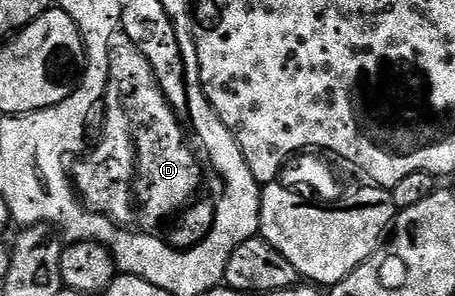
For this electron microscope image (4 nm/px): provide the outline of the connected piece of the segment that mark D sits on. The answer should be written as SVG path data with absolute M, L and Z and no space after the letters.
M116 31L113 35L111 35L111 39L109 39L109 52L110 52L110 69L108 73L108 84L105 90L105 96L102 103L102 111L104 110L104 122L102 124L102 136L96 146L96 149L93 150L92 154L88 158L88 162L86 164L87 170L86 174L89 178L78 178L73 179L73 187L78 187L77 193L79 194L81 203L87 208L89 211L94 212L97 215L103 215L110 217L117 225L120 227L133 227L133 224L136 220L134 216L134 206L132 204L132 182L134 180L134 172L136 170L136 162L138 164L138 168L140 170L140 174L144 177L144 187L140 190L140 198L142 200L142 212L140 214L141 218L144 220L145 224L149 227L147 228L149 231L157 231L158 224L162 223L166 218L172 216L175 217L179 215L182 211L186 210L187 206L195 199L194 194L197 192L200 182L202 180L202 172L199 166L196 164L194 160L194 156L190 149L184 146L184 134L180 128L179 115L173 110L171 104L165 97L163 91L159 86L159 82L157 80L157 76L155 76L155 72L153 72L153 68L147 58L142 52L142 49L139 45L132 42L130 38L128 38L127 34L123 31Z

